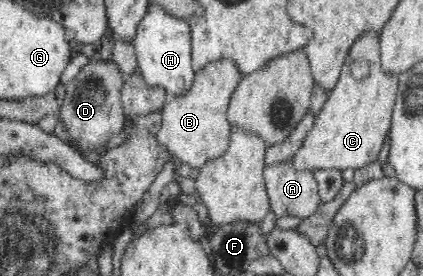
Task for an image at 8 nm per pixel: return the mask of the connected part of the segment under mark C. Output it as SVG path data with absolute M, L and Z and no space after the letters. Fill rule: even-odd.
M365 30L348 53L339 81L328 91L327 101L319 115L314 116L311 131L291 159L295 168L311 172L317 169L355 170L375 163L383 149L383 141L390 133L398 76L382 69L377 30Z

